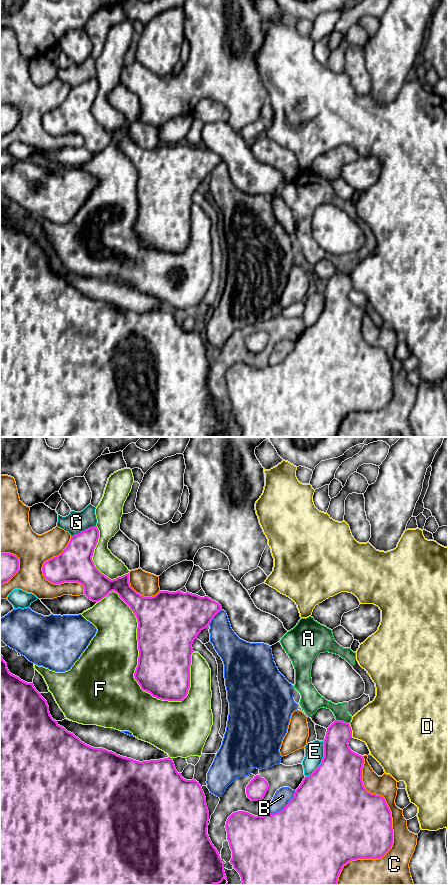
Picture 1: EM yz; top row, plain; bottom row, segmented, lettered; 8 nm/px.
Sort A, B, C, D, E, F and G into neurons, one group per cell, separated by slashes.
A B / C / D / E / F / G

